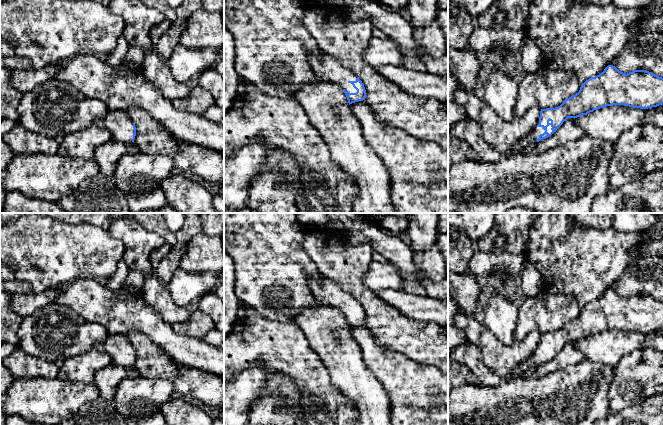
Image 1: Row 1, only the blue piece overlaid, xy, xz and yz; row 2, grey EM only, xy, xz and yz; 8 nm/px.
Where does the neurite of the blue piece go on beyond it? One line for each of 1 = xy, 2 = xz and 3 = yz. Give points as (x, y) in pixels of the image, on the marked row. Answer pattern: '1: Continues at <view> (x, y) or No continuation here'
1: Continues at xy (118, 122)
2: Continues at xz (327, 68)
3: Continues at yz (534, 135)

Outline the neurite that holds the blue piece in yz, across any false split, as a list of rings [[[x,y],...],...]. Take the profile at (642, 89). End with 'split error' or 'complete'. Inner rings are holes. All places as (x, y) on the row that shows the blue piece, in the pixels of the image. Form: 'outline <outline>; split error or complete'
outline [[[608,65],[601,74],[582,83],[579,92],[565,99],[560,106],[541,109],[535,128],[514,145],[513,153],[521,153],[531,142],[550,137],[568,118],[613,105],[648,109],[662,104],[662,77],[645,70],[625,74]]]; split error

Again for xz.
outline [[[320,49],[321,57],[318,59],[314,55],[308,58],[309,63],[313,66],[315,74],[320,79],[333,83],[343,89],[349,105],[358,101],[365,100],[366,90],[362,81],[349,69],[344,67],[341,62]]]; split error

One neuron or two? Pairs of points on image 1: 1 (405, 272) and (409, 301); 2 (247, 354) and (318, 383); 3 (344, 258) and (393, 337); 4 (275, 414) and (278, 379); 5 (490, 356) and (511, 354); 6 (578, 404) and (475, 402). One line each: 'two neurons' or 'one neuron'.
1: two neurons
2: one neuron
3: one neuron
4: one neuron
5: one neuron
6: one neuron

